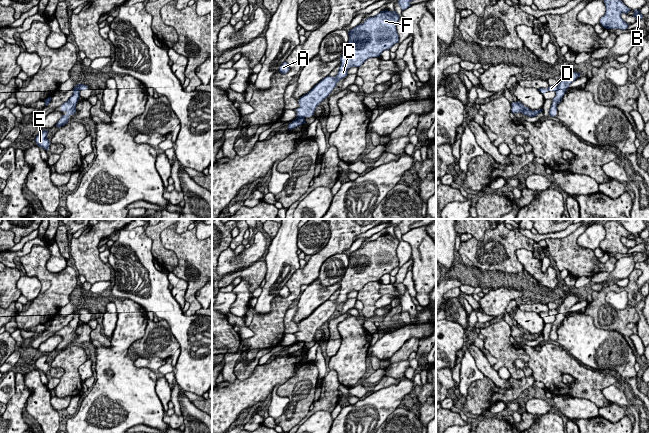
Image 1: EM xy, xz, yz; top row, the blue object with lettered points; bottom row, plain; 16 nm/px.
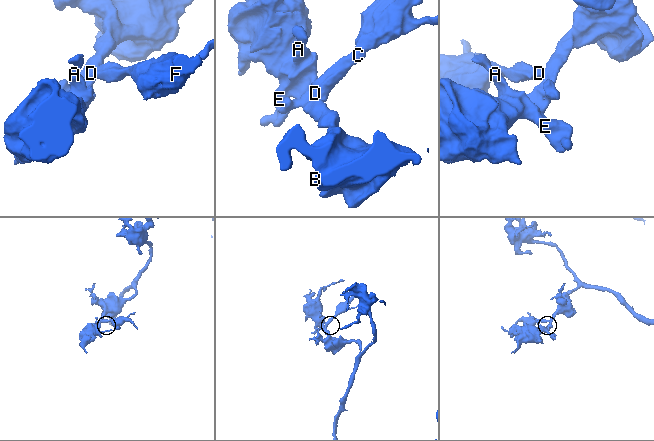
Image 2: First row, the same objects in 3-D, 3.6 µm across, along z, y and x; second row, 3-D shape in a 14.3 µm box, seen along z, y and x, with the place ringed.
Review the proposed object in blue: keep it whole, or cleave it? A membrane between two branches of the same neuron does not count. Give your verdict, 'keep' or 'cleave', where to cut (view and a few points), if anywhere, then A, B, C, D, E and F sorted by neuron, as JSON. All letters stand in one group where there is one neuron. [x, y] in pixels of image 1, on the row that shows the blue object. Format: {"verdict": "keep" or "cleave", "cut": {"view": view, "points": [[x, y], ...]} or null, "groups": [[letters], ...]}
{"verdict": "cleave", "cut": {"view": "xz", "points": [[297, 115], [303, 118]]}, "groups": [["A", "B", "E"], ["C", "D", "F"]]}

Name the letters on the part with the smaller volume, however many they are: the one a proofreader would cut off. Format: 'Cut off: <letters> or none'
Cut off: C, D, F

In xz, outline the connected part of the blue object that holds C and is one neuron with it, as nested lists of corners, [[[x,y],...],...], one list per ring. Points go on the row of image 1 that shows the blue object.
[[[396,10],[381,11],[367,18],[363,24],[351,29],[348,44],[340,57],[340,67],[335,77],[327,76],[316,84],[307,94],[300,97],[300,107],[296,109],[298,117],[310,117],[317,106],[328,97],[336,84],[348,73],[351,67],[360,67],[367,59],[380,57],[381,53],[389,50],[399,42],[396,25],[400,15]]]

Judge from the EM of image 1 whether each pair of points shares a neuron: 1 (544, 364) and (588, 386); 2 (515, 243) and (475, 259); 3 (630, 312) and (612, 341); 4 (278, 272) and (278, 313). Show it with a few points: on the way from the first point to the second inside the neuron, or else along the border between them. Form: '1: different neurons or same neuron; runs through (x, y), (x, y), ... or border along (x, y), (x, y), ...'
1: same neuron; runs through (555, 364), (567, 364), (579, 375)
2: same neuron; runs through (505, 243), (493, 253), (485, 254)
3: different neurons; border along (595, 325), (601, 329), (616, 330), (623, 336)
4: different neurons; border along (299, 267), (284, 285)

